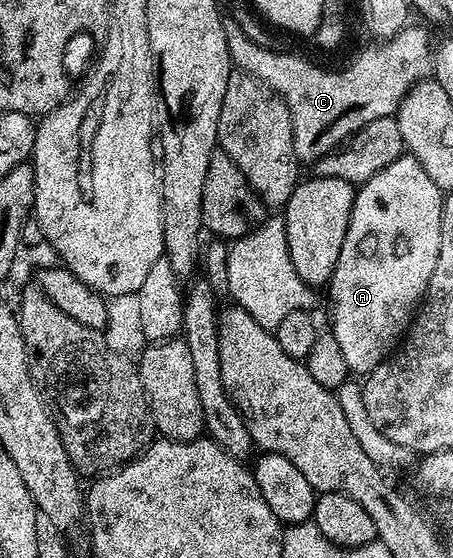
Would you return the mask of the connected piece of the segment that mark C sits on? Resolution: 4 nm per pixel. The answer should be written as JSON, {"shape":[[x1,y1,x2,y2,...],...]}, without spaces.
{"shape":[[232,19,224,20,224,39,228,39,230,60,241,72,251,73,257,81,262,81,274,92,281,95,292,115,292,135,294,150,299,162,313,163,328,155,333,149,339,148,350,140,372,119,384,119,397,114,398,105,409,89,420,80,429,78,432,73,432,41,422,29,407,27,401,29,395,37,387,37,375,49,366,49,347,69,339,73,329,73,294,53,277,53,274,49,265,49,258,41,253,41]]}

